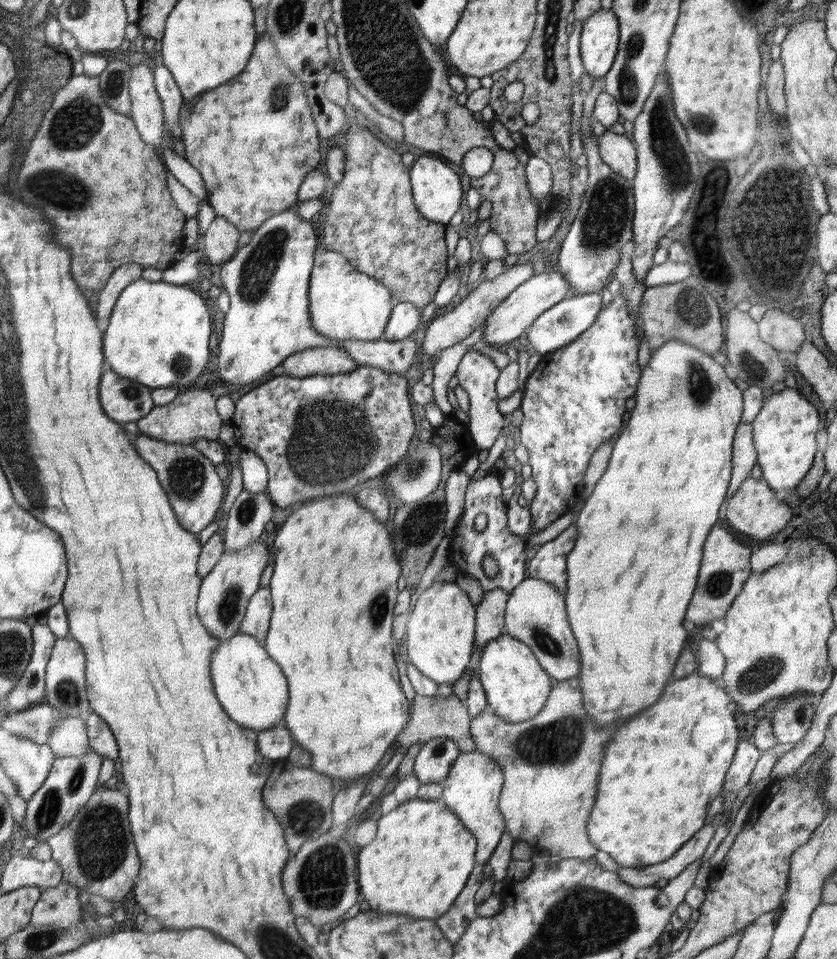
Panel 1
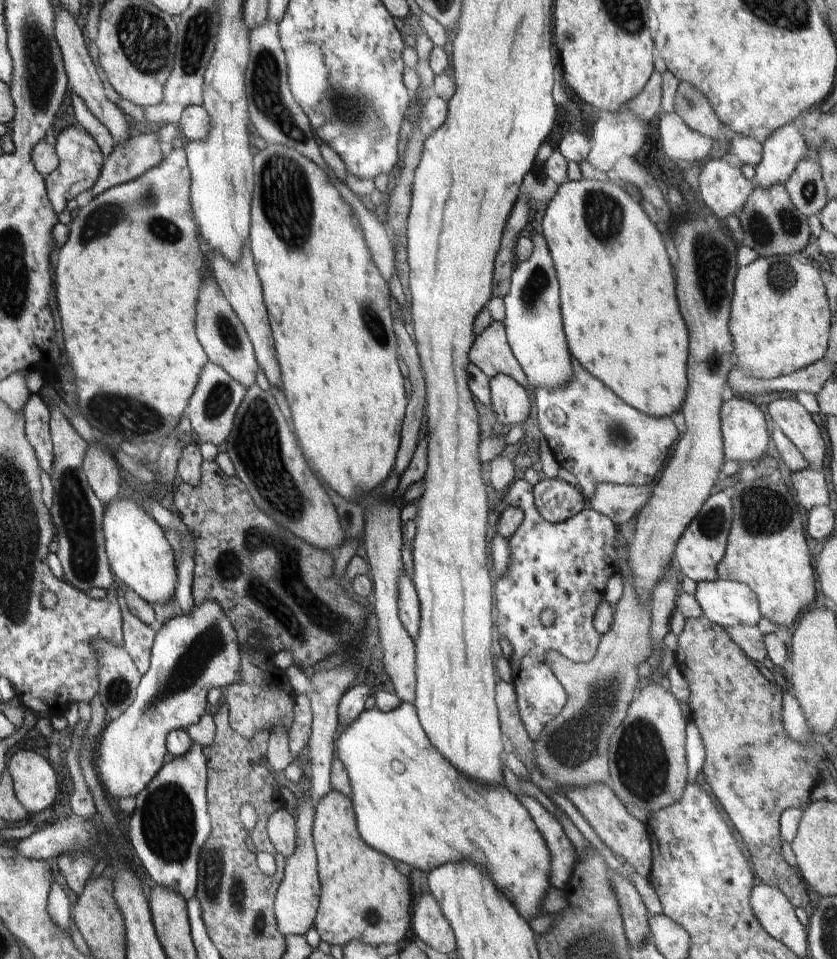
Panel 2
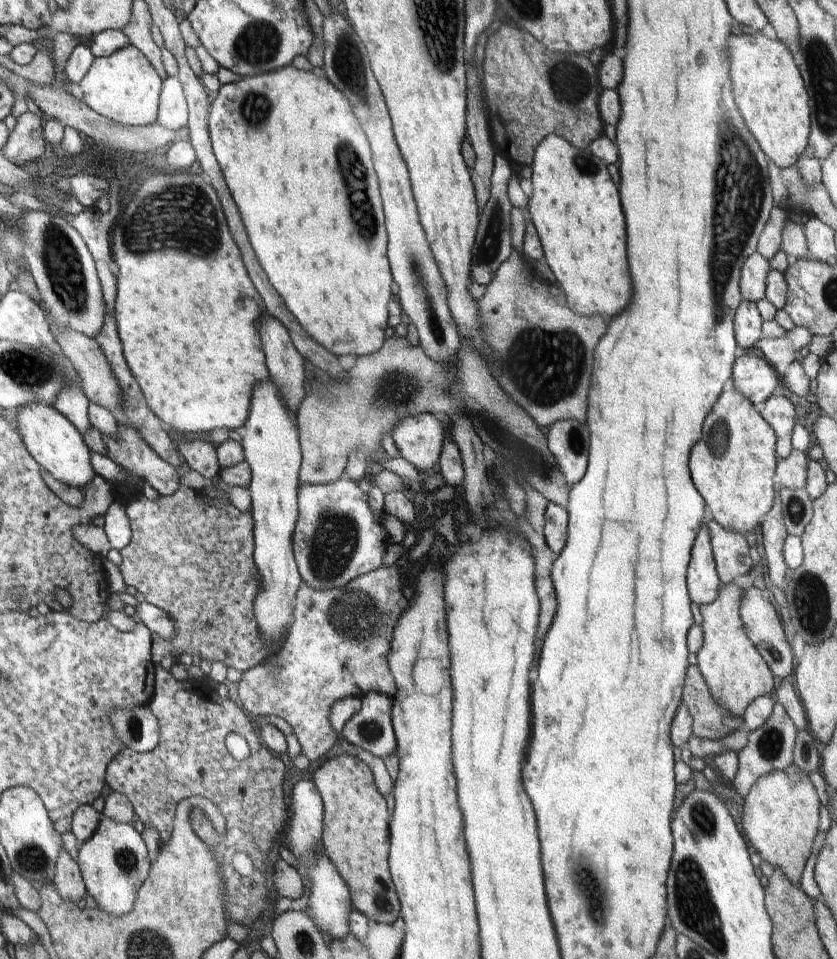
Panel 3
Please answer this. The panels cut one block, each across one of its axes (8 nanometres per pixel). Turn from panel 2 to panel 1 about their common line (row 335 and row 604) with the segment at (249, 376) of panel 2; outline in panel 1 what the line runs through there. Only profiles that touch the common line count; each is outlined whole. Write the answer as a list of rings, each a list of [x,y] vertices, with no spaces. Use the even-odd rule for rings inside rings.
[[[261,538],[237,550],[223,548],[219,562],[215,562],[213,568],[201,578],[197,592],[197,616],[211,636],[217,636],[221,640],[231,638],[233,634],[239,632],[247,602],[259,590],[259,576],[267,566],[267,558],[269,548]]]

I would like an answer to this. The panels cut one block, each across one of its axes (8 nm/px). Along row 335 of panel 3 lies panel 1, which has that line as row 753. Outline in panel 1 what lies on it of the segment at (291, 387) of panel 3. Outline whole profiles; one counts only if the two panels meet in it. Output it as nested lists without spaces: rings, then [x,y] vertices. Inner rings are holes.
[[[283,724],[279,726],[269,726],[267,730],[261,730],[255,734],[255,746],[257,746],[257,754],[267,758],[267,760],[285,760],[289,756],[291,750],[291,736],[289,732],[283,728]]]

